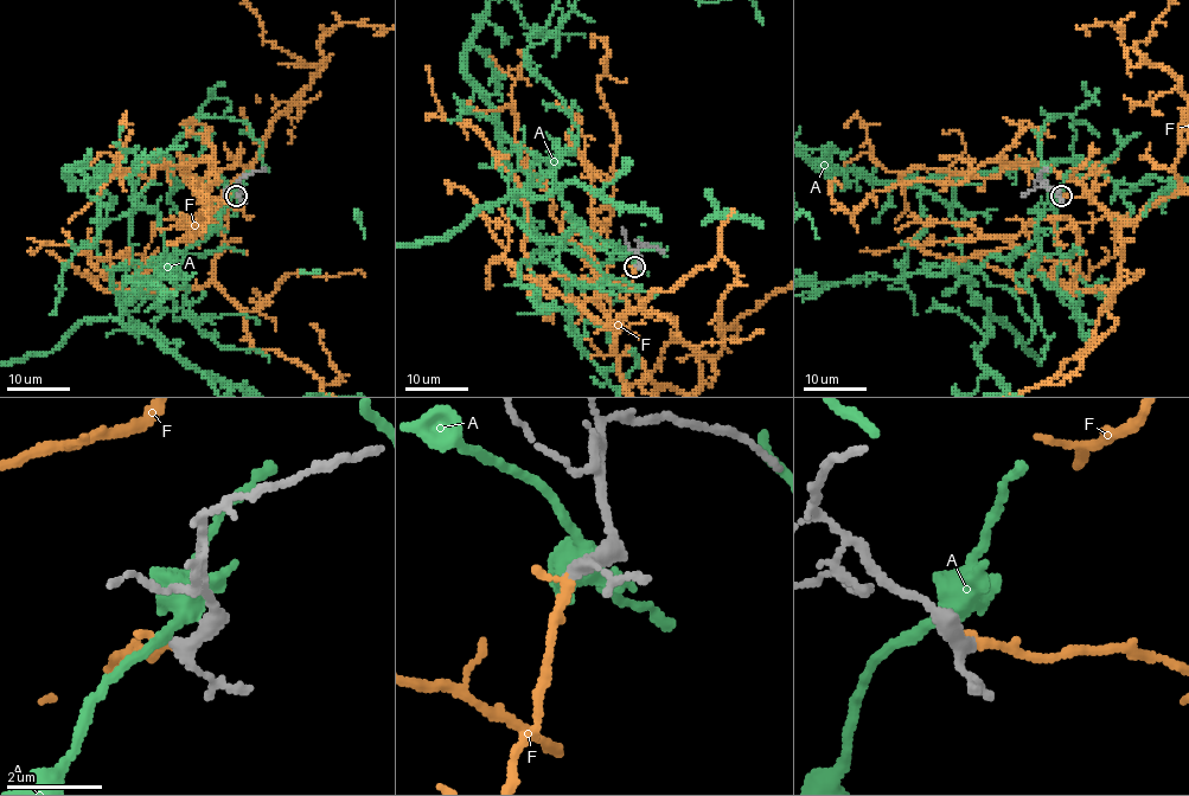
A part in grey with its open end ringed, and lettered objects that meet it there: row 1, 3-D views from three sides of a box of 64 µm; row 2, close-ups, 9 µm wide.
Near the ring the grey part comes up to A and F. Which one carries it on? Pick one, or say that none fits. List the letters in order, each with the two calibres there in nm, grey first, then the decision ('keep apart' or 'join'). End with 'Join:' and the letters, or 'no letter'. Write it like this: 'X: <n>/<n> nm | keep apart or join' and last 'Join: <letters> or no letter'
A: 340/340 nm | keep apart
F: 280/220 nm | join
Join: F

